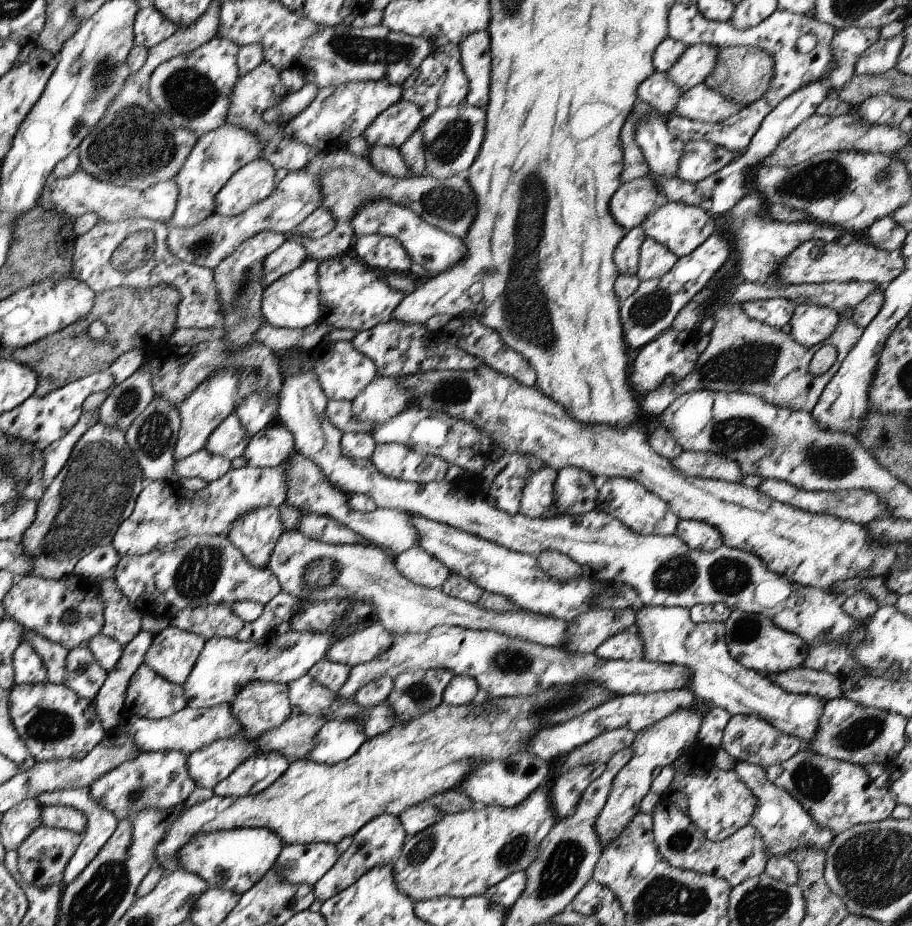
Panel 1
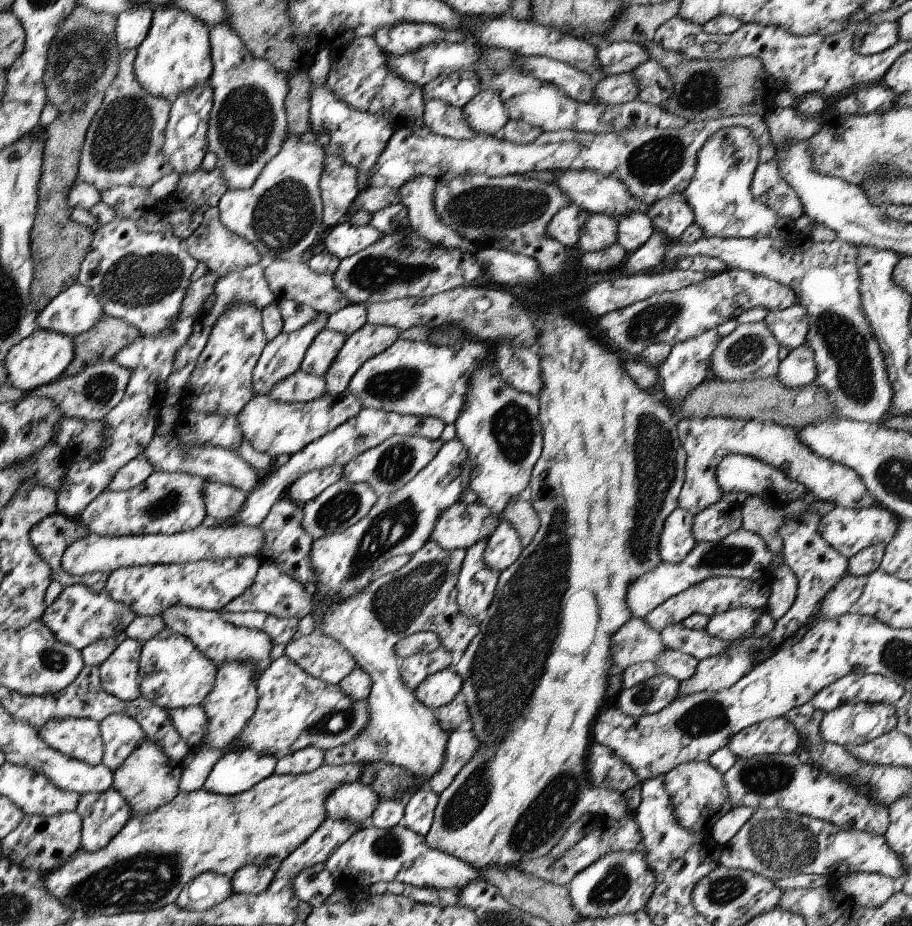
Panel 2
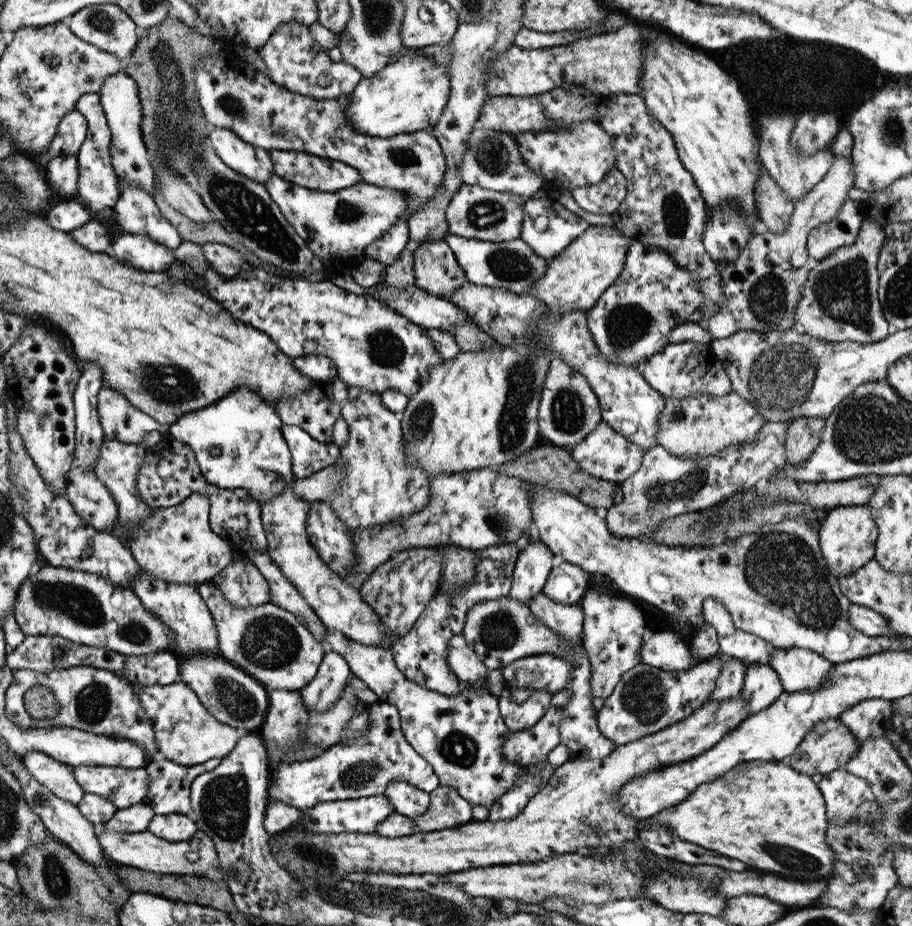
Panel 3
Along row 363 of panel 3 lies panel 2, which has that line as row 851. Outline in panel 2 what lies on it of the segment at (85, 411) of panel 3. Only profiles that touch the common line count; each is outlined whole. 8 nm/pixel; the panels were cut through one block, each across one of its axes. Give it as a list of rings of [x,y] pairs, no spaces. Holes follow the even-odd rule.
[[[112,787],[101,793],[79,795],[75,812],[82,821],[82,826],[80,827],[80,849],[89,853],[104,848],[132,816],[130,806]]]

